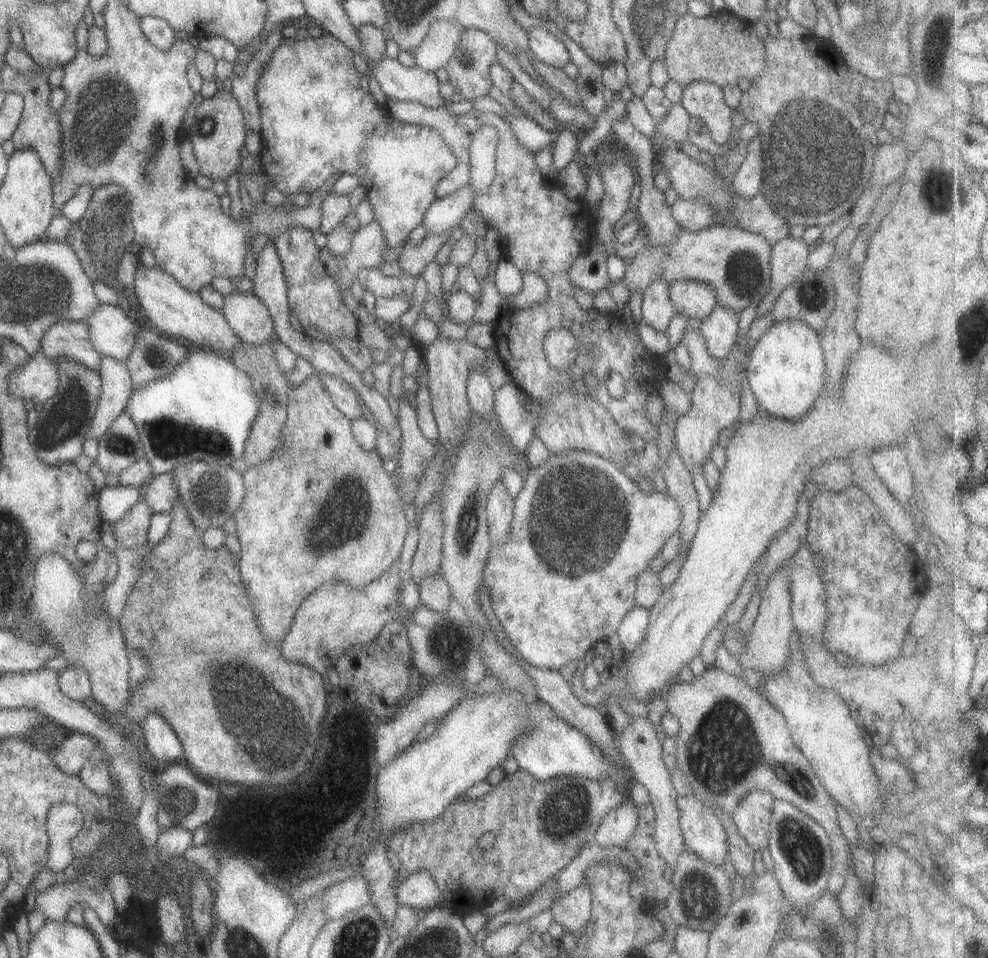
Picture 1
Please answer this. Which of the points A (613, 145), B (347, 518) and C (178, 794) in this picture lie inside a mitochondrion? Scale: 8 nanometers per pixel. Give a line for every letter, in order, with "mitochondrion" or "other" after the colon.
A: other
B: mitochondrion
C: mitochondrion

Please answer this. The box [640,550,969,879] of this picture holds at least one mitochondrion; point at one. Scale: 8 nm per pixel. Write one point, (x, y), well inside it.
(796, 846)

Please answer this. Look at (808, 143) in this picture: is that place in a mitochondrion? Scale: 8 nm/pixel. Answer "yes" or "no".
yes

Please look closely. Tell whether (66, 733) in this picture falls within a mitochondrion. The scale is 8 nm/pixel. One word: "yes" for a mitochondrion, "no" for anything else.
no

